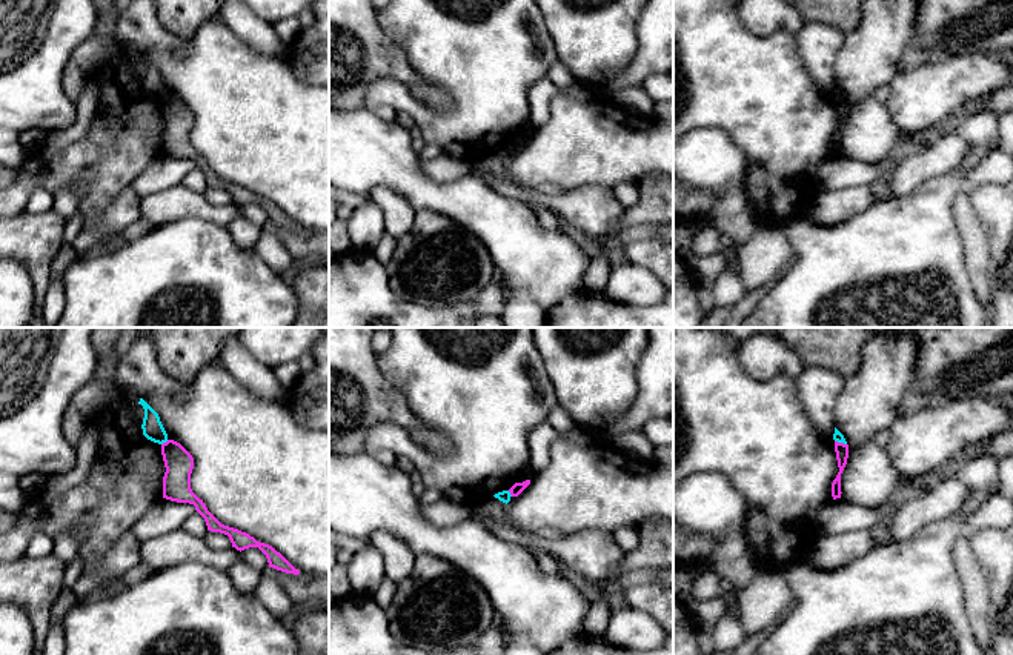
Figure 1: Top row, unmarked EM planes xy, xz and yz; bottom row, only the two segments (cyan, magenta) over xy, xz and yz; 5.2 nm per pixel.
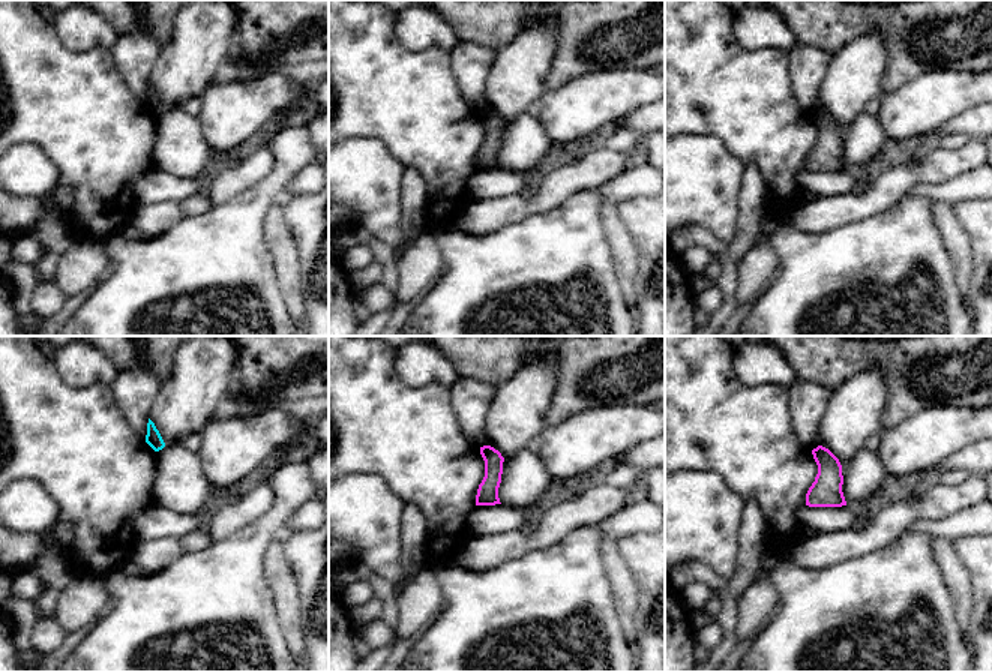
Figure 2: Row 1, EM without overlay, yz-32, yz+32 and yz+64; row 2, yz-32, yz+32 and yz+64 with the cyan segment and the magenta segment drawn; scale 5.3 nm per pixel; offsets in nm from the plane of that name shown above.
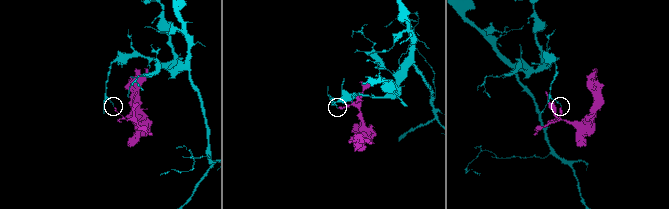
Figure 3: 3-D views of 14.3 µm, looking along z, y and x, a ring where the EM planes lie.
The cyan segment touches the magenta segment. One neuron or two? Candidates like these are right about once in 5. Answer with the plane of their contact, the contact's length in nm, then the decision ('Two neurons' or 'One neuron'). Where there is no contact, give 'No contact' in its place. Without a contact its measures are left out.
Touches cyan in xy. Shared border 50 nm. Two neurons

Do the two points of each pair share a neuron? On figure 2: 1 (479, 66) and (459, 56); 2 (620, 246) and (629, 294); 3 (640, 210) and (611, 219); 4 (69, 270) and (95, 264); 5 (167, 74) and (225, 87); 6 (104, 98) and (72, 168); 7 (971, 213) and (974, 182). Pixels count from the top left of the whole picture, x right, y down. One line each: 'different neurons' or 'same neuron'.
1: same neuron
2: same neuron
3: different neurons
4: same neuron
5: different neurons
6: same neuron
7: different neurons

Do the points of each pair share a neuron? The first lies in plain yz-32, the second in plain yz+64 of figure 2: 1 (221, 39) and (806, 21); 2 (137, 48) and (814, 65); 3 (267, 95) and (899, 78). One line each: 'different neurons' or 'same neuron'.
1: different neurons
2: same neuron
3: different neurons

